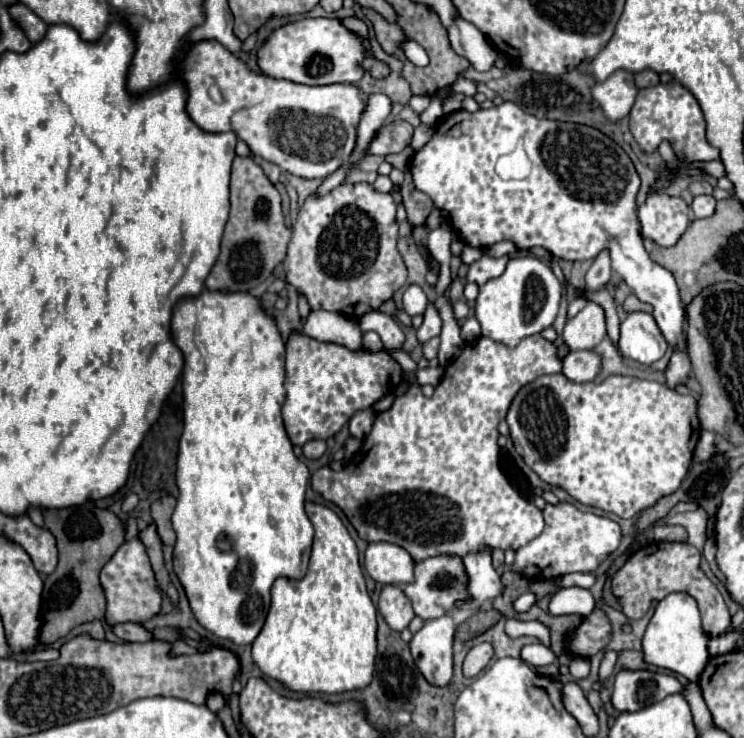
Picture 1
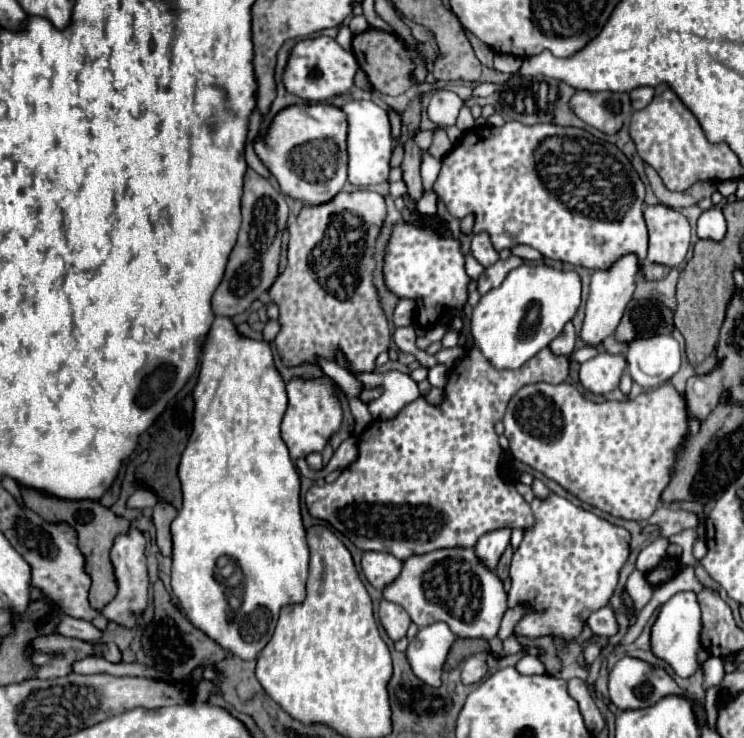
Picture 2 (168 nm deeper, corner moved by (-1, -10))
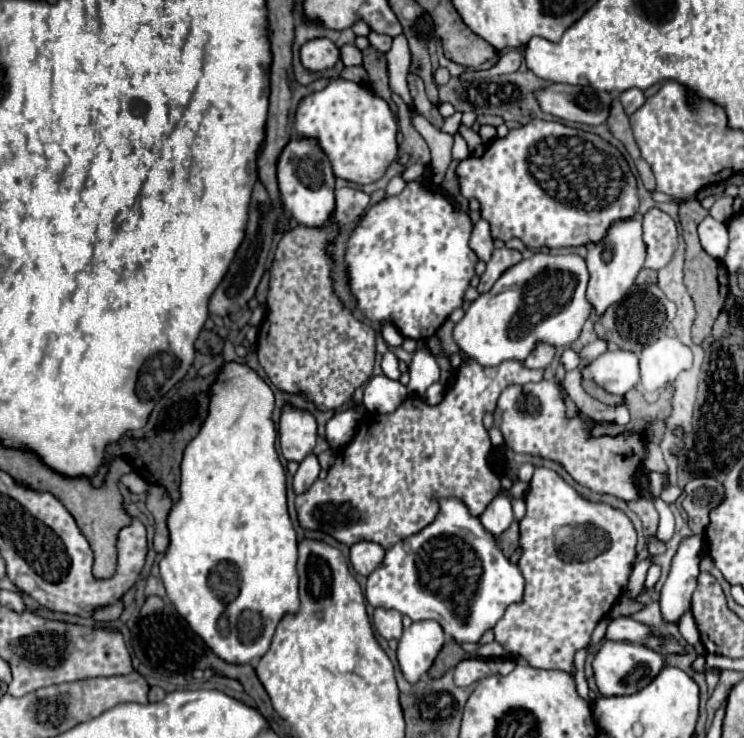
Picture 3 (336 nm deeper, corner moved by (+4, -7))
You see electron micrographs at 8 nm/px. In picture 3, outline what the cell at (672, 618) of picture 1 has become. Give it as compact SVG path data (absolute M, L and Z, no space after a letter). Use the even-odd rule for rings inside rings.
M703 535L687 537L677 555L673 557L673 567L667 581L661 587L661 615L667 623L679 623L681 617L691 611L691 595L697 585L699 563L705 557Z

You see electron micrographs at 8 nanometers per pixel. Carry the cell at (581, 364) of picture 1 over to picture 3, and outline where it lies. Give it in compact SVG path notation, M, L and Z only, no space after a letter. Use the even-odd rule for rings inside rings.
M621 349L605 351L589 365L581 367L581 375L609 393L625 395L639 383L639 357Z

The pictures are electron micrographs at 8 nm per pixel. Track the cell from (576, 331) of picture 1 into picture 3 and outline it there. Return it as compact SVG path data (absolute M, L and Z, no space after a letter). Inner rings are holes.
M627 219L623 223L615 223L611 231L605 235L603 243L587 245L587 269L589 269L589 285L587 285L587 301L591 303L597 315L603 315L613 303L623 299L627 291L633 287L635 277L643 269L645 251L641 239L641 221Z

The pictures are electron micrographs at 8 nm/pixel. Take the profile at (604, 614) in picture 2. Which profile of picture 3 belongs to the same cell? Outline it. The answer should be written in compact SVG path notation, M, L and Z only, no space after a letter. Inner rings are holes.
M617 617L617 619L607 619L607 631L605 637L611 641L633 641L633 643L643 643L659 653L683 653L681 645L673 639L667 639L665 643L657 637L651 635L651 629L633 621L631 617Z

